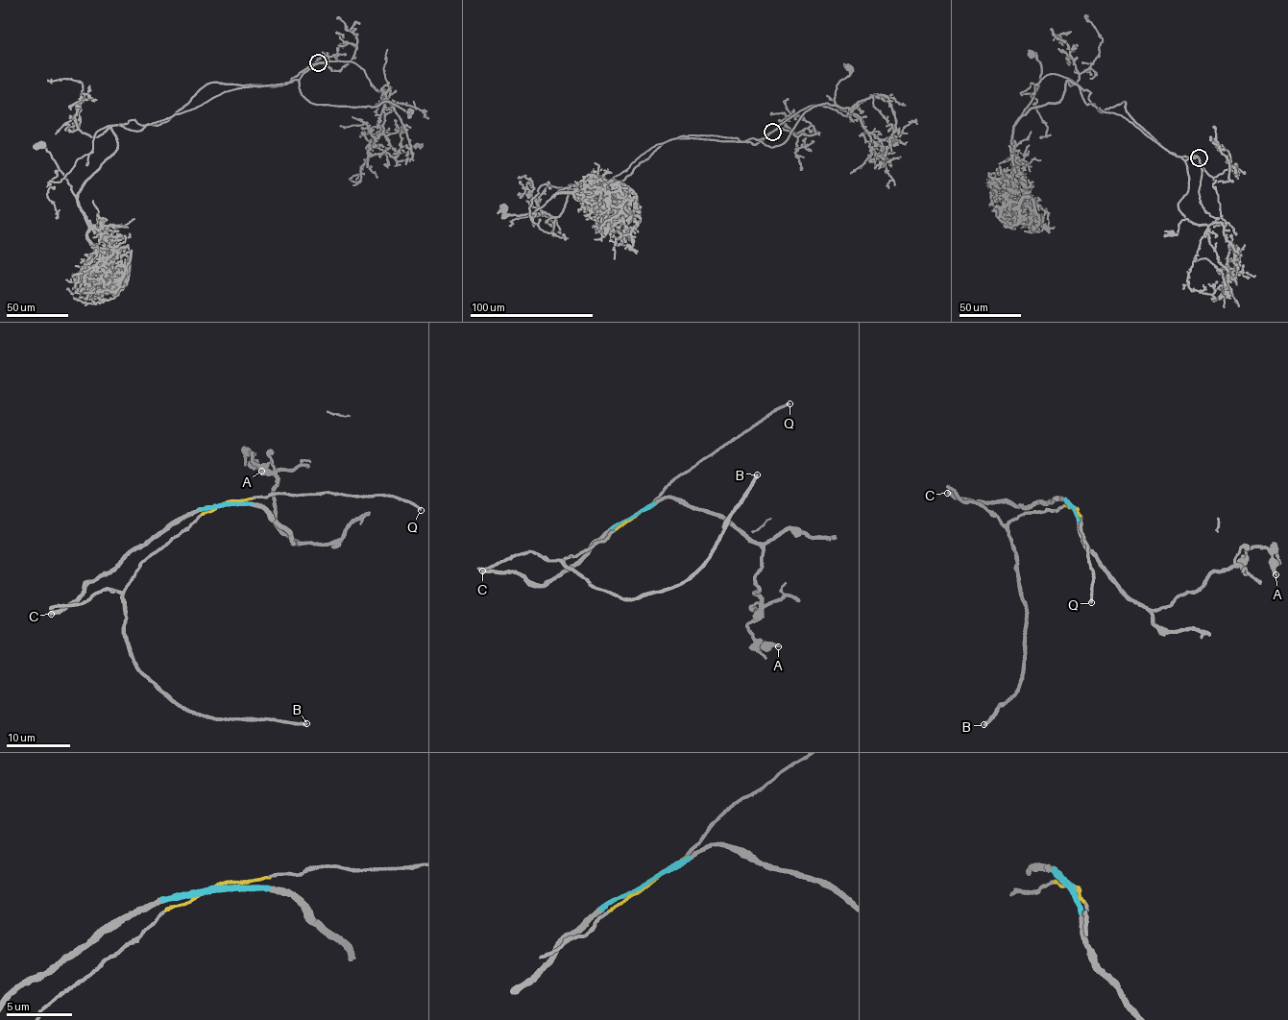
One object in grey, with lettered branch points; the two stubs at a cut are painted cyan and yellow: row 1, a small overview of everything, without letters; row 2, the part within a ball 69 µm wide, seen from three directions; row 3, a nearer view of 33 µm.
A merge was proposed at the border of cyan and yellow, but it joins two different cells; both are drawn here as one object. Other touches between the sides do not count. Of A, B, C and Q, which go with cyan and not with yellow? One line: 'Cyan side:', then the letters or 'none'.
Cyan side: A, C

